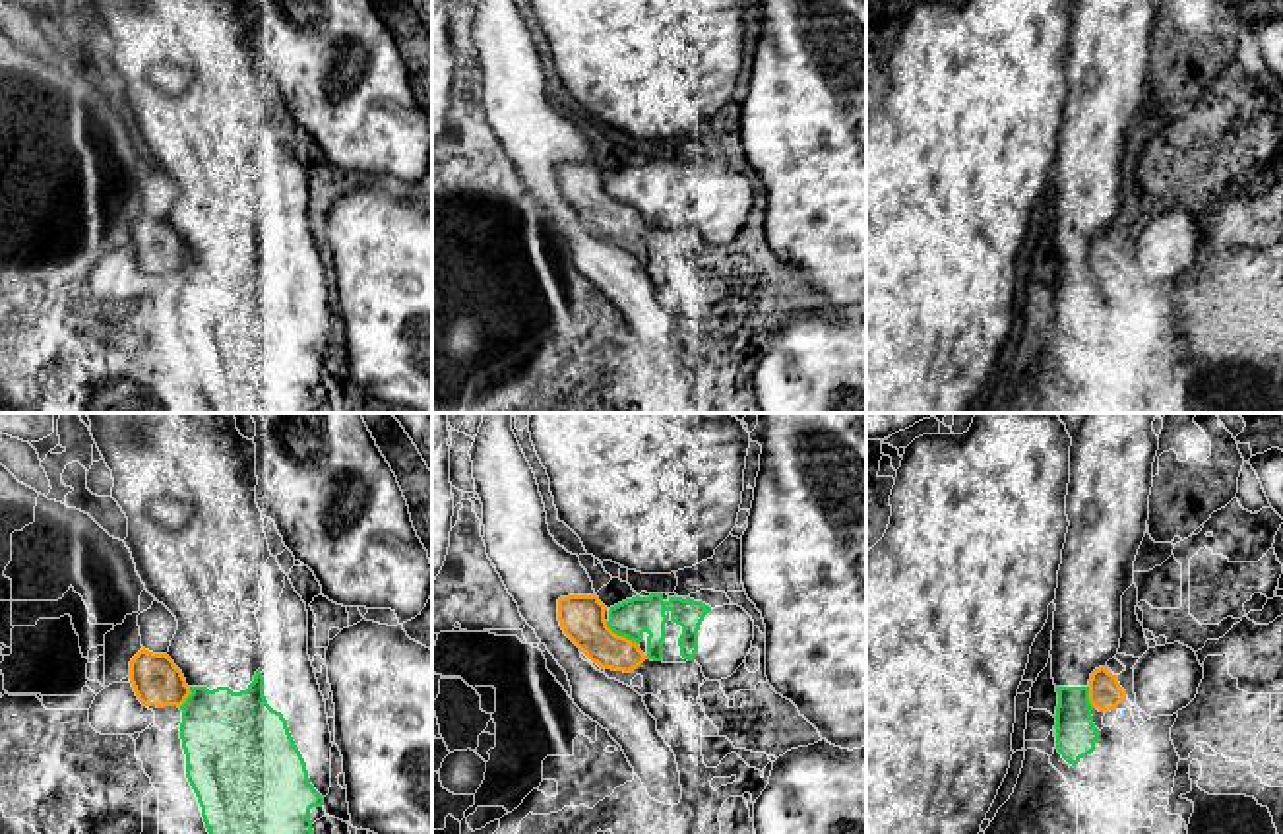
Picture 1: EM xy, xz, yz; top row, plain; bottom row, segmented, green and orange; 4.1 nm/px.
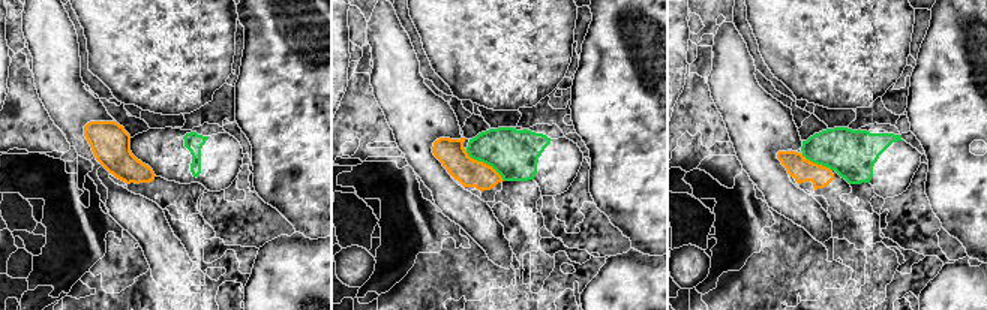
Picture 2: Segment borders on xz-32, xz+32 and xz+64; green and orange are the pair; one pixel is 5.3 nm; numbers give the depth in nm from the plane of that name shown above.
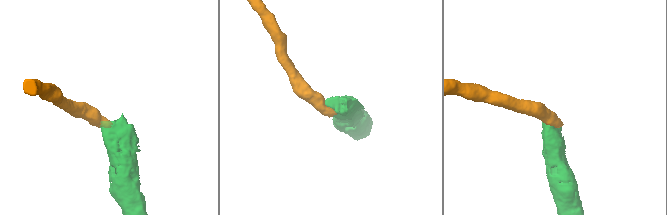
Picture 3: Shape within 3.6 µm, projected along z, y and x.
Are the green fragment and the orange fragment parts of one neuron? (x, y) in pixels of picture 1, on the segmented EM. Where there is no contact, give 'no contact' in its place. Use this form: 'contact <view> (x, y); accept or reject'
contact xz (621, 635); reject

